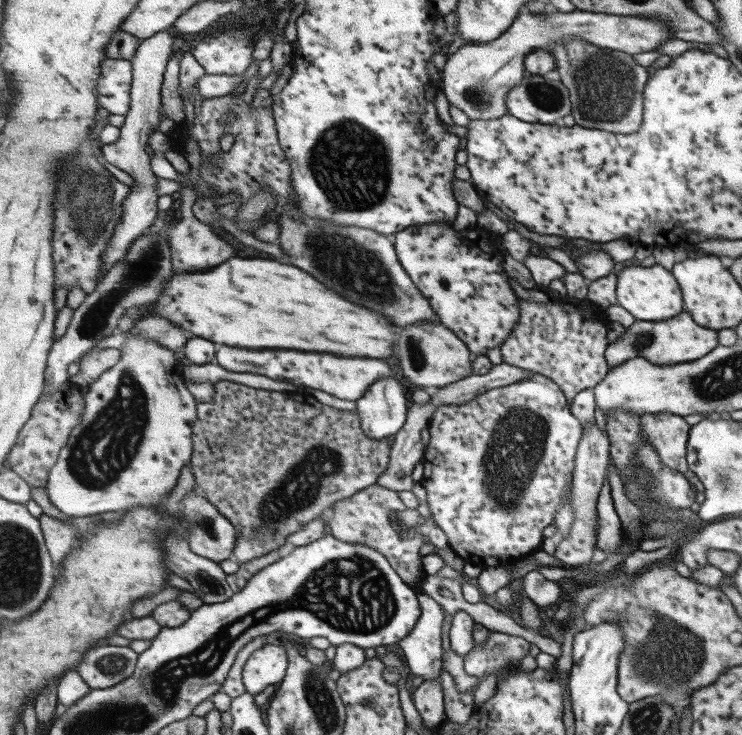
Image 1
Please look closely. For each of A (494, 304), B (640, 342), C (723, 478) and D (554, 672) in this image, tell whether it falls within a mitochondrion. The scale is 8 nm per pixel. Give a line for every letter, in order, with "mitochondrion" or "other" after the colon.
A: other
B: mitochondrion
C: mitochondrion
D: other

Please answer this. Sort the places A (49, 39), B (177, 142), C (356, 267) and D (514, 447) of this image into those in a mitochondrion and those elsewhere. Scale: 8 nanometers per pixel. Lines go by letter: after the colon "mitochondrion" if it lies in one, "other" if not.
A: other
B: other
C: mitochondrion
D: mitochondrion

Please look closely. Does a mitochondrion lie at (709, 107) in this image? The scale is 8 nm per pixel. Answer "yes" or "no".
no

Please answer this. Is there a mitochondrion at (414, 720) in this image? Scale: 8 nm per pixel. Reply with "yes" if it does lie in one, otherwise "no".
no

